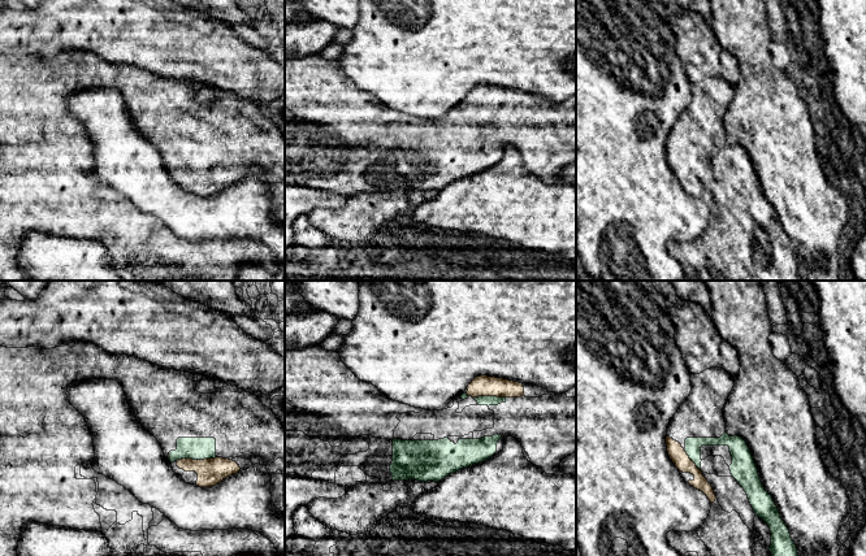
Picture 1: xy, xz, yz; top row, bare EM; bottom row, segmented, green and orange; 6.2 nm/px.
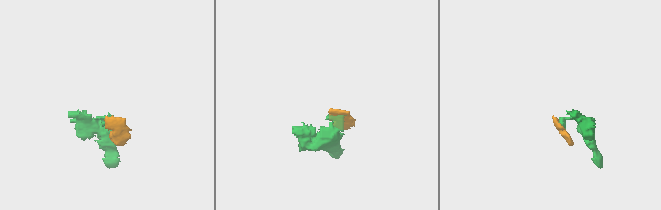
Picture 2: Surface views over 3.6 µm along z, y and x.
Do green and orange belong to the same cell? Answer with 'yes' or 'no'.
yes

